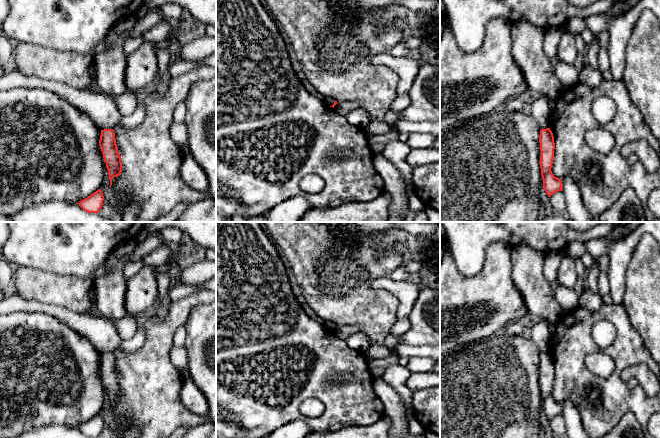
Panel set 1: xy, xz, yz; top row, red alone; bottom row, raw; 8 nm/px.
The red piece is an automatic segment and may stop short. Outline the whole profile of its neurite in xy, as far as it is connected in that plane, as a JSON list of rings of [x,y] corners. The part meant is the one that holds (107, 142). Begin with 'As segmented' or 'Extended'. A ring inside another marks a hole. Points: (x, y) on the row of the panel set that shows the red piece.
Extended. [[[17,69],[11,72],[5,71],[0,76],[0,90],[13,88],[52,91],[94,121],[96,126],[101,129],[99,146],[106,163],[111,187],[112,179],[121,175],[122,172],[121,156],[118,153],[115,133],[112,128],[118,124],[123,116],[114,97],[106,95],[102,91],[80,90],[53,80],[26,76]]]

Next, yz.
Extended. [[[540,95],[540,97],[526,106],[532,116],[537,120],[541,130],[539,135],[540,143],[540,168],[543,179],[543,188],[548,197],[552,194],[562,191],[563,185],[561,179],[555,177],[551,171],[554,159],[554,136],[550,130],[553,112],[550,106],[550,98]]]

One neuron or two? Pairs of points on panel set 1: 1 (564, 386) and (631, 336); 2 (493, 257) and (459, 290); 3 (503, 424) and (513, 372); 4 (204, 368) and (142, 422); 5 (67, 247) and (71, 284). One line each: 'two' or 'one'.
1: one
2: one
3: one
4: two
5: two

